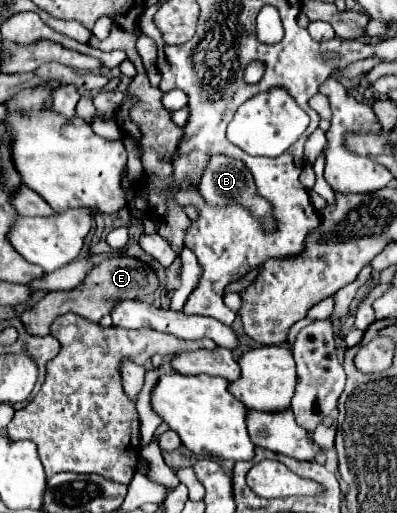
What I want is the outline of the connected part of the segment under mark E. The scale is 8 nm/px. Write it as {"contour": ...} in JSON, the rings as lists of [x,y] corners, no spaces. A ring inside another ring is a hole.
{"contour":[[[110,258],[94,266],[86,278],[82,280],[80,286],[72,290],[56,290],[56,292],[46,292],[38,302],[30,304],[28,308],[22,310],[20,320],[26,328],[26,332],[36,334],[36,336],[46,336],[50,334],[50,324],[54,322],[54,316],[62,316],[66,312],[74,312],[78,316],[84,316],[86,320],[100,322],[102,316],[110,314],[112,306],[116,300],[142,300],[148,294],[158,290],[158,280],[156,274],[150,270],[150,266],[142,264],[140,260],[134,258]]]}

